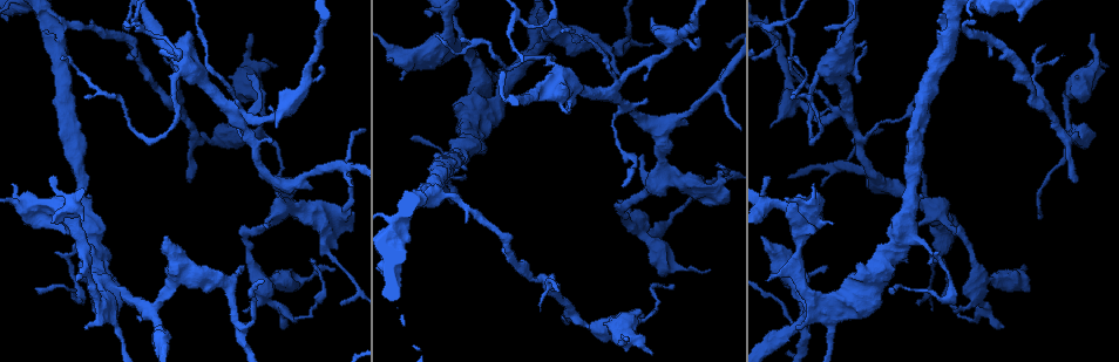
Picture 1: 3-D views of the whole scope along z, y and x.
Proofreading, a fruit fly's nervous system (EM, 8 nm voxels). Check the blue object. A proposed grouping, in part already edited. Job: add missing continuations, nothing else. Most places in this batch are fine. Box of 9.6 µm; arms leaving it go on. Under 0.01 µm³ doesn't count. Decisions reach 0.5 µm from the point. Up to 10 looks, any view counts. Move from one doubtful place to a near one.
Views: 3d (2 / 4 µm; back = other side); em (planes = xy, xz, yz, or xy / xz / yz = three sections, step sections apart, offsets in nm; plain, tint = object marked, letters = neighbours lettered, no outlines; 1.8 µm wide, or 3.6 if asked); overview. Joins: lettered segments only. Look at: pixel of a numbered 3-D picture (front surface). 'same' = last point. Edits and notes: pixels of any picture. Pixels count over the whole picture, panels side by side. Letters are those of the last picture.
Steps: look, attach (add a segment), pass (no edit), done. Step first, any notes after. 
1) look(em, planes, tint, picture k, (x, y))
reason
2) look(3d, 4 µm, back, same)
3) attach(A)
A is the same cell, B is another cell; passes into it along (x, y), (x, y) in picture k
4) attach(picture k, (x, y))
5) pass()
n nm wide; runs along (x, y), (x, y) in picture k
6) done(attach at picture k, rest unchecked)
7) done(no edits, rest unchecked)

look(em, xy, step 4, tint, picture 1, (770, 126))
free end

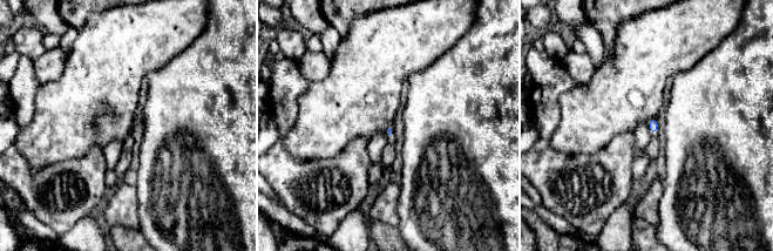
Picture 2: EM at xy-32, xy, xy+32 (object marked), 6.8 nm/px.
look(em, planes, letters, same)
another direction

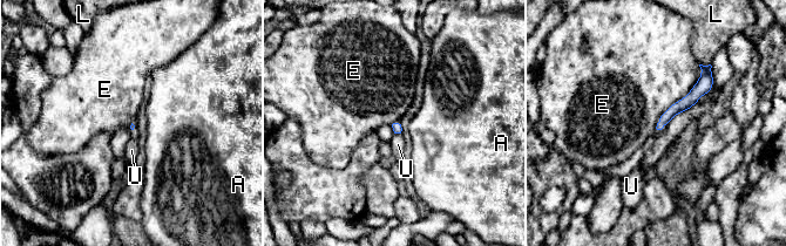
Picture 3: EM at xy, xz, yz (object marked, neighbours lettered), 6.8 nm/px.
pass()
A, E, L and U are other cells; runs along (704, 70), (704, 84), (659, 125) in picture 3; none of them fits

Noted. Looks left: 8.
look(3d, 4 µm, picture 1, (563, 77))
sharp bend

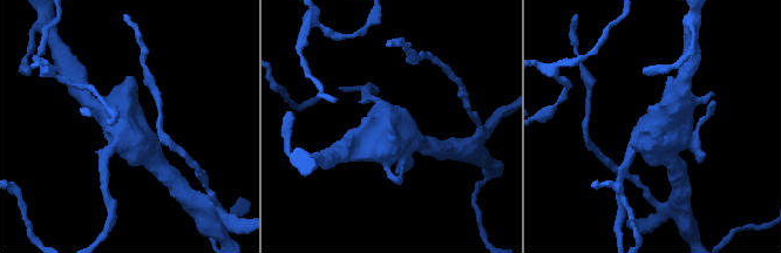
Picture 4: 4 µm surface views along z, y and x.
look(em, 3.6 µm, planes, letters, picture 4, (125, 137))

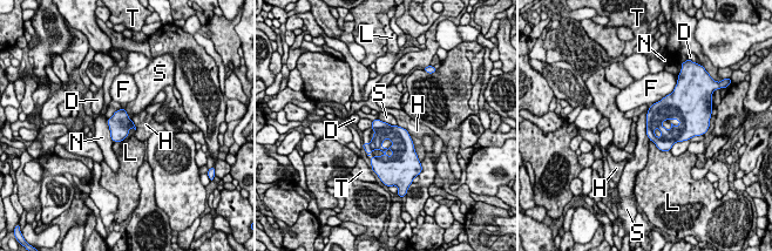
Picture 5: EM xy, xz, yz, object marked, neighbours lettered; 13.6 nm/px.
pass()
320 nm wide; D, F, H, L, N, S and T are other cells; border along (647, 112), (647, 136), (650, 140) in picture 5; no lettered segment goes on from it

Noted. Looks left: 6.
look(em, yz, step 8, tint, picture 1, (456, 44))
thick turns thin

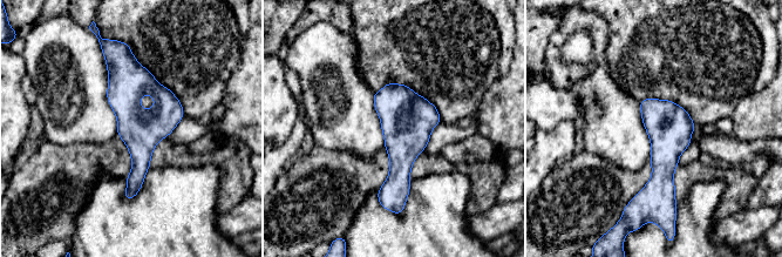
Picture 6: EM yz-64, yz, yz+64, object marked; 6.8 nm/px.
look(em, planes, letters, same)
cut it another way

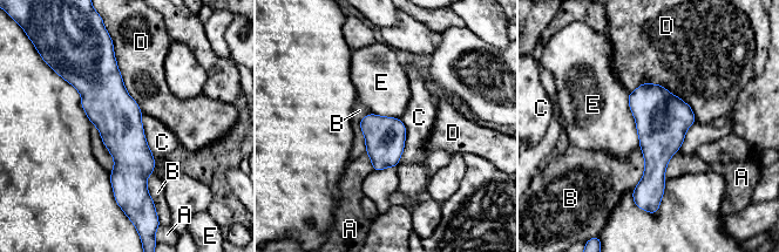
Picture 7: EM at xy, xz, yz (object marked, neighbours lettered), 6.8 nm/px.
pass()
A, B, C, D and E are other cells; border along (627, 93), (639, 147) in picture 7; no lettered segment goes on from it

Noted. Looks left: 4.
look(3d, 4 µm, picture 1, (631, 221))
looks like a crossing

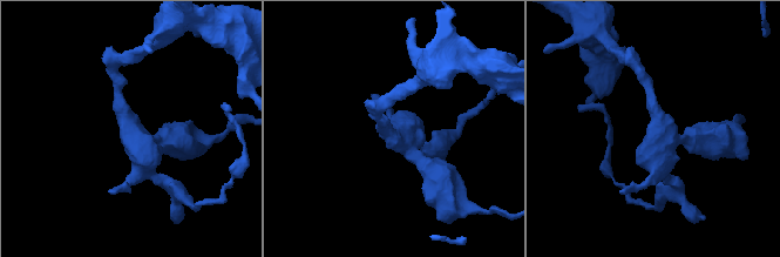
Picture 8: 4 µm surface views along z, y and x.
look(em, xz, step 4, tint, picture 8, (133, 138))
4 arms; need the tissue

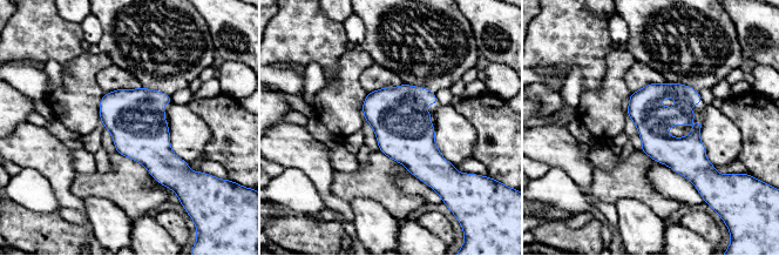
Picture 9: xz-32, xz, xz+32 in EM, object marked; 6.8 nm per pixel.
look(em, planes, letters, same)
another direction

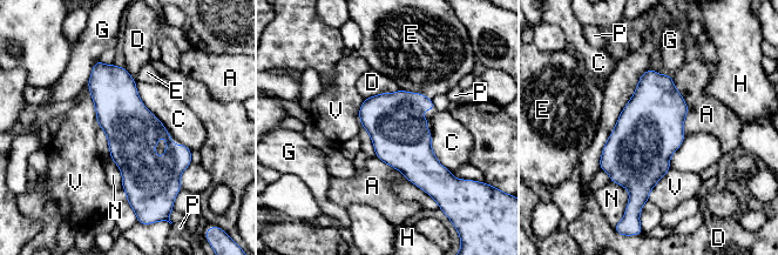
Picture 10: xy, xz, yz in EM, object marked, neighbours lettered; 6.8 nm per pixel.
pass()
360 nm wide; A, C, D, E, G, H, N, P and V are other cells; runs along (97, 66), (132, 129), (137, 200) in picture 10; no lettered segment goes on from it

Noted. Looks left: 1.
done(no edits, rest unchecked)

